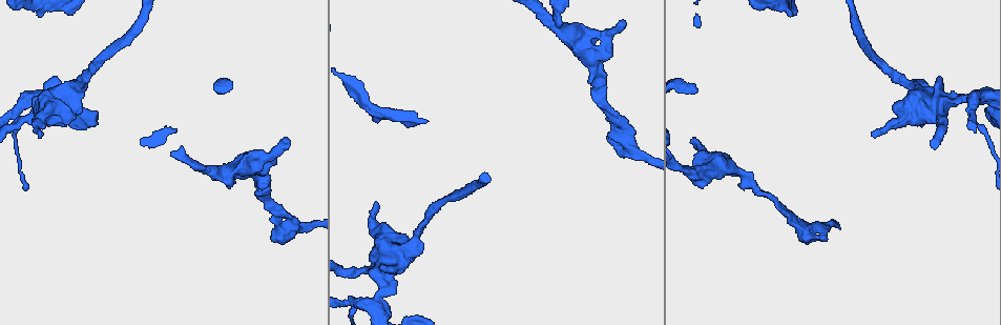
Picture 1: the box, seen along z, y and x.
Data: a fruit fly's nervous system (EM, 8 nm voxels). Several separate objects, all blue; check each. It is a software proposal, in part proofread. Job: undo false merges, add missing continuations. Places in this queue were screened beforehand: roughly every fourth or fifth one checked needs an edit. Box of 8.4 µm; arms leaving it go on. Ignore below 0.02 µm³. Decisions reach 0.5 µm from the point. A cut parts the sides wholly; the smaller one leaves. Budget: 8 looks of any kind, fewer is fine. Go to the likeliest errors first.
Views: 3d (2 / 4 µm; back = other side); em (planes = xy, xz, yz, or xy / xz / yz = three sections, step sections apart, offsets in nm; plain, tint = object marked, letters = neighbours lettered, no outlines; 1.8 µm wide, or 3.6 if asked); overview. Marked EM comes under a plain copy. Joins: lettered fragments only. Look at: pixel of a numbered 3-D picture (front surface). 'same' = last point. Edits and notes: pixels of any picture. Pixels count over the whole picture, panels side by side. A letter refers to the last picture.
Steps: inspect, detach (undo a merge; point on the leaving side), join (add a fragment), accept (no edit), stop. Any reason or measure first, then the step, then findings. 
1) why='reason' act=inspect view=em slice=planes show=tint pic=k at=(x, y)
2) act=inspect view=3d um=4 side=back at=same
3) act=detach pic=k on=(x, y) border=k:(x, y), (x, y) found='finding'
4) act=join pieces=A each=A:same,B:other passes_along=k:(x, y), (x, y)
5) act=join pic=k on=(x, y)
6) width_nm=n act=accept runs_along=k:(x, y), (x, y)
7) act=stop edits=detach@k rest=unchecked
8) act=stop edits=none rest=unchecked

why='free end' act=inspect view=3d um=2 pic=1 at=(827, 239)

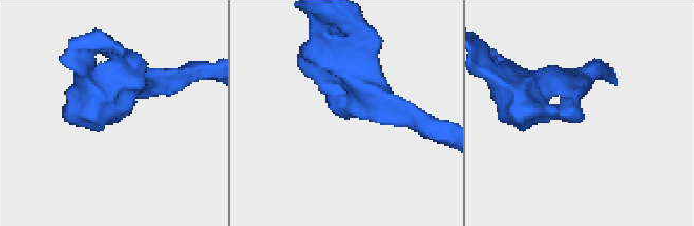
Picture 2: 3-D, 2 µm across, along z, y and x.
act=inspect view=em slice=yz step=8 show=letters pic=2 at=(581, 117)

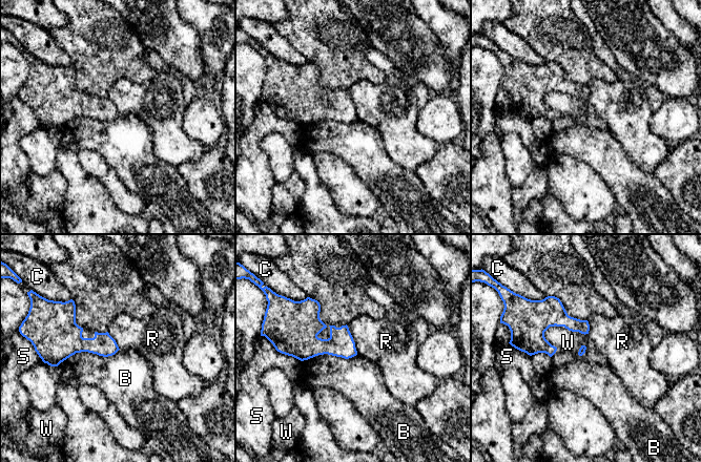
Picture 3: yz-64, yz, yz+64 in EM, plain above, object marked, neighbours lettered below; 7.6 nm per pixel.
longest_contact=B:480nm act=accept each=B:other,C:other,R:other,S:other,W:other found='no lettered fragment goes on from it'

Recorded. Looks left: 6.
why='branch stops here' act=inspect view=3d um=2 pic=1 at=(285, 141)

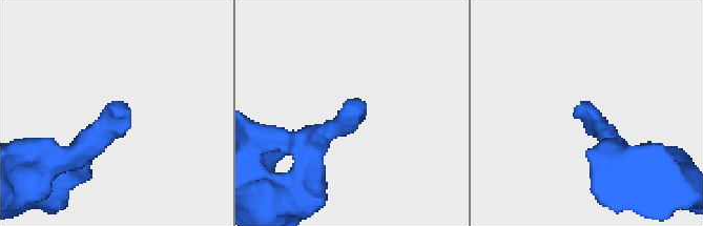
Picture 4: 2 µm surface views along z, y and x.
why='now the EM' act=inspect view=em slice=xy step=8 show=tint pic=4 at=(347, 99)

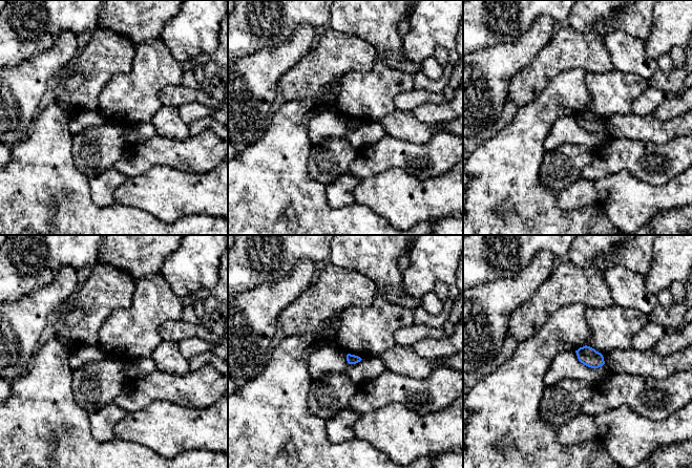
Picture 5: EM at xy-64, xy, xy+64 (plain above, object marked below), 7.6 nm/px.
act=inspect view=em slice=planes show=letters at=same

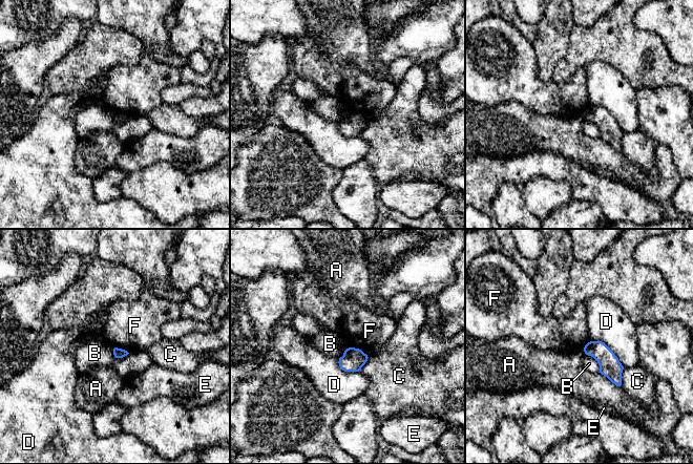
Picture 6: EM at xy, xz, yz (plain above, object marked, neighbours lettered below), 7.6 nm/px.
longest_contact=D:340nm act=accept each=A:other,B:other,C:other,D:other,E:other,F:other border=6:(347, 348), (358, 348), (368, 357) found='no lettered fragment goes on from it'

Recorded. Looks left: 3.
why='branch stops here' act=inspect view=3d um=4 pic=1 at=(38, 134)

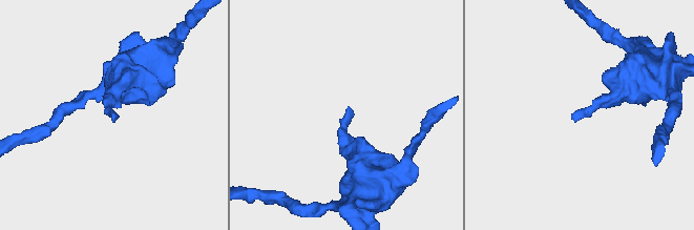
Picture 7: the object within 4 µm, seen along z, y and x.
act=inspect view=em slice=yz step=4 show=tint pic=7 at=(347, 108)

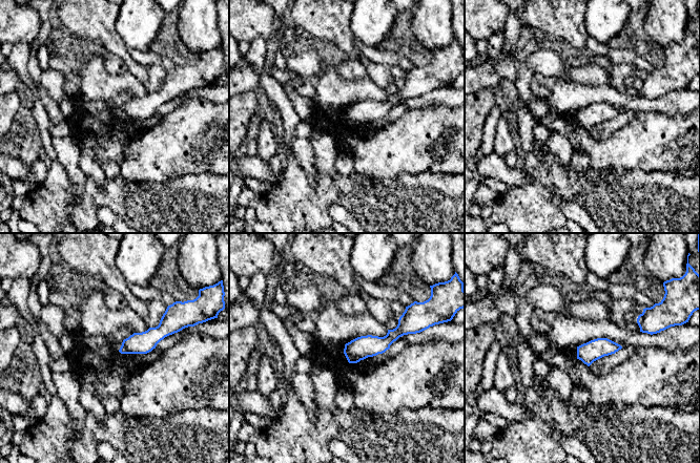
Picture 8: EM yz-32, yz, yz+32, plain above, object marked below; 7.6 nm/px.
act=inspect view=em slice=planes show=letters at=same

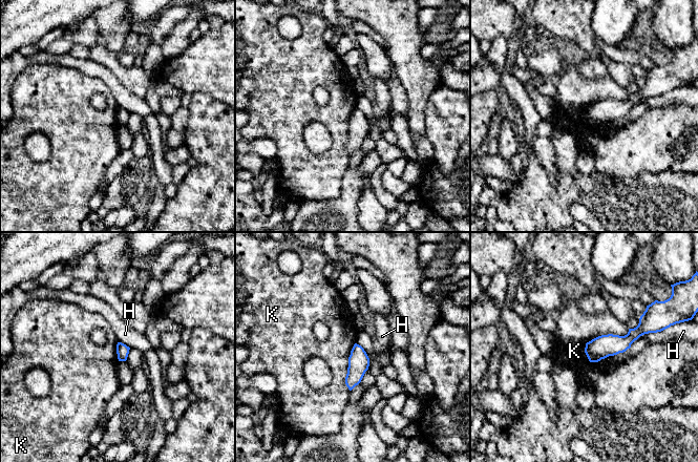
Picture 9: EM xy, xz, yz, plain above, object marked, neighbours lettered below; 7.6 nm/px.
act=accept each=H:other,K:other border=9:(355, 342), (345, 377), (350, 391) found='none of them fits'

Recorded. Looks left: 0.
act=stop edits=none rest=unchecked

